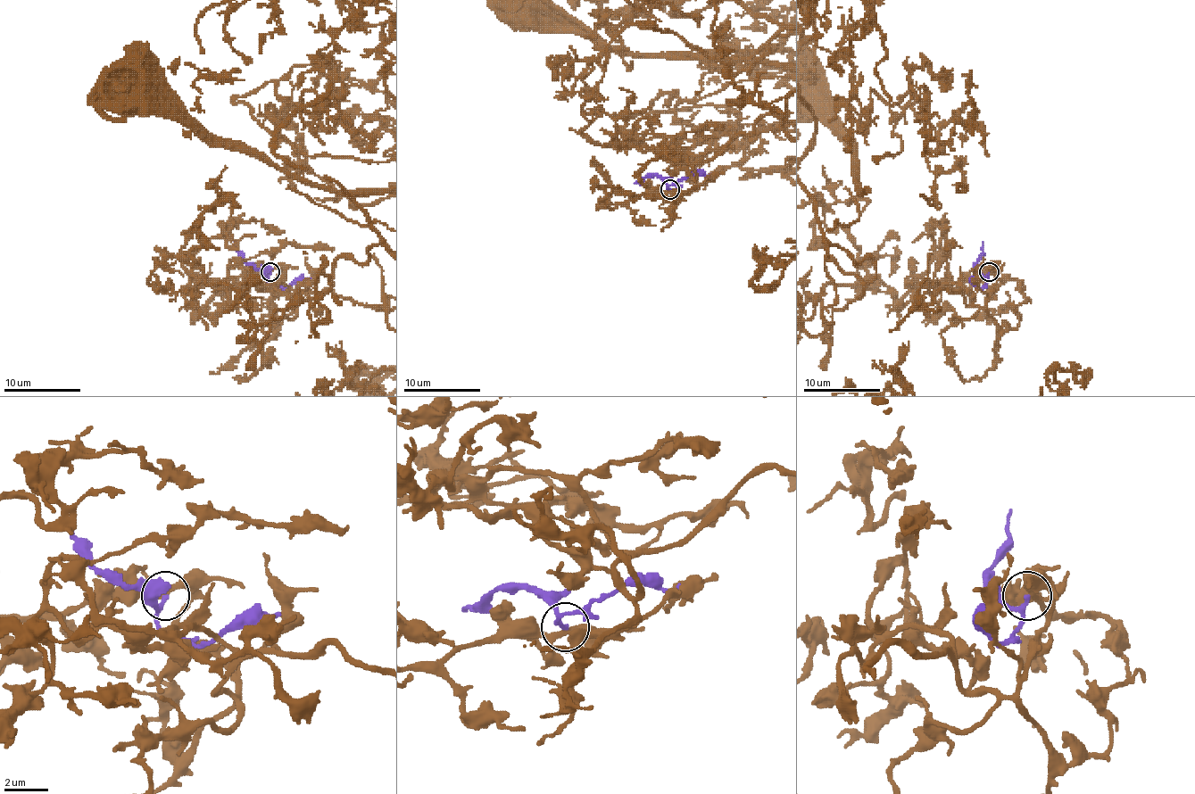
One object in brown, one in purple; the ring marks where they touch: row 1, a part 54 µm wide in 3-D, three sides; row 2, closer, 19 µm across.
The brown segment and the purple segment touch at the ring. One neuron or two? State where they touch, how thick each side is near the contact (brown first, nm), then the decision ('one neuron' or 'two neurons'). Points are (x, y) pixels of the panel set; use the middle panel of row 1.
at (670, 189); 190 nm thick on the brown side, 160 nm on the other; two neurons

